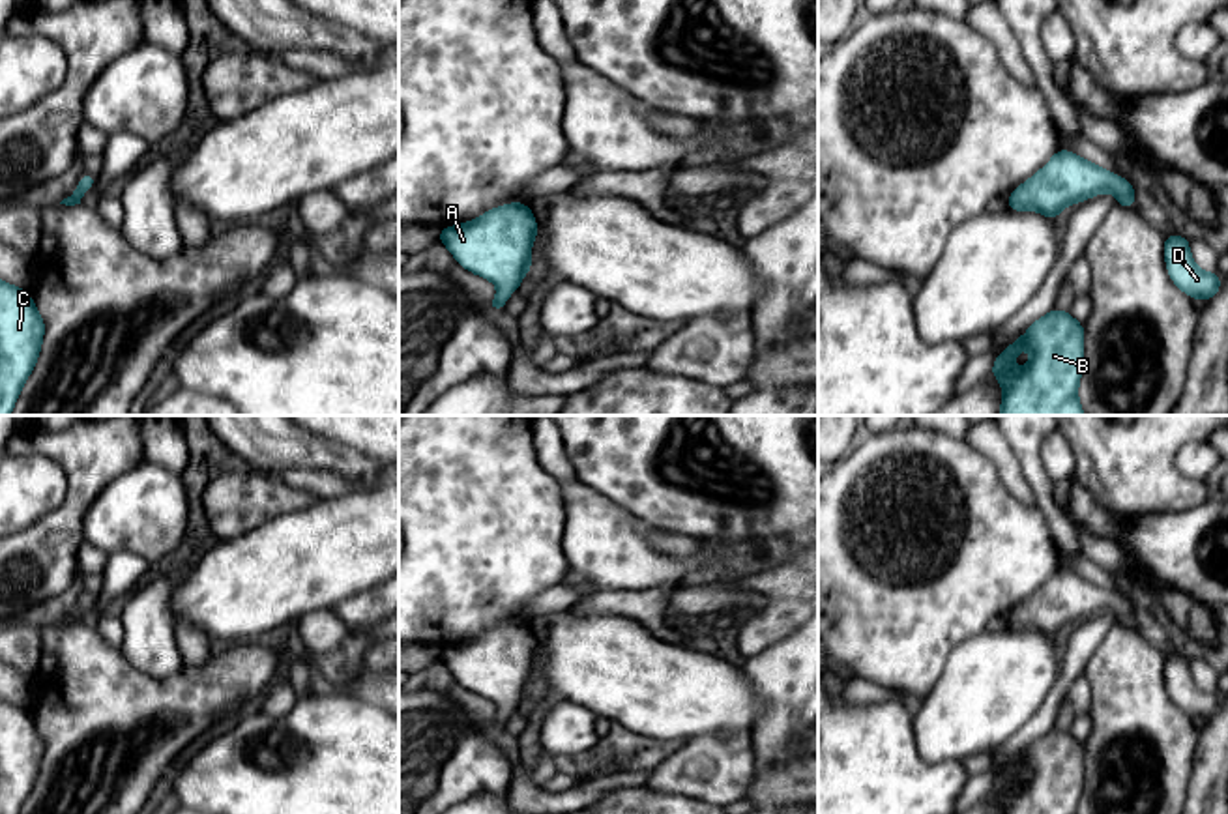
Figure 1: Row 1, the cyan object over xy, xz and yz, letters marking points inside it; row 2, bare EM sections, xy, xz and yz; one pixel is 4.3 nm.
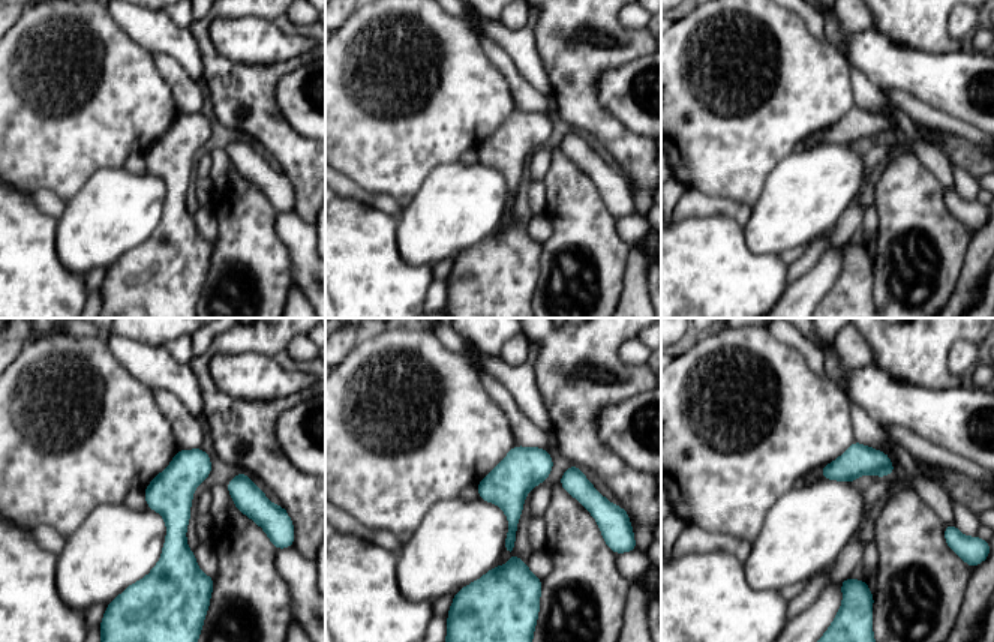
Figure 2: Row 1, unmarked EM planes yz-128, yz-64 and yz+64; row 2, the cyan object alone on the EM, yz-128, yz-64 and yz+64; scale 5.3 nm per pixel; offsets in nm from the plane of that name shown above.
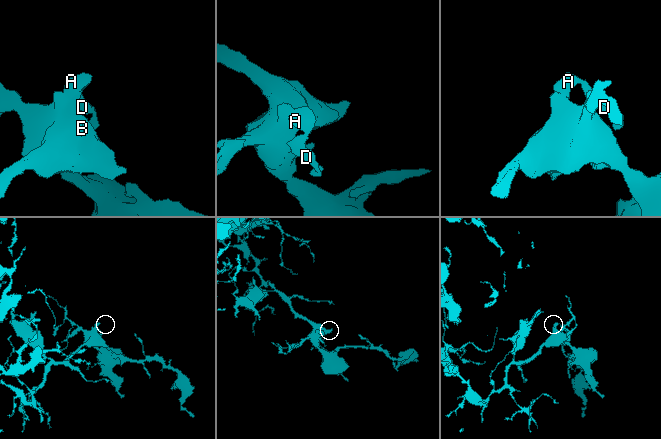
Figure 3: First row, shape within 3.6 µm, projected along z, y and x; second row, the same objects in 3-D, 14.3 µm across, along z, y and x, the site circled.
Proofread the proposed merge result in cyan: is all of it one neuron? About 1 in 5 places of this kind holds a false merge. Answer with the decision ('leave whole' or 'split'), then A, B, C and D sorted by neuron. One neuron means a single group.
leave whole; groups A B C D

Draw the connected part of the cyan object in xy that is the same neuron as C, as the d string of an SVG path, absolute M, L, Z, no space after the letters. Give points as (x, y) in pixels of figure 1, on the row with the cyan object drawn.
M0 279L0 415L9 415L32 374L43 342L45 322L30 292Z

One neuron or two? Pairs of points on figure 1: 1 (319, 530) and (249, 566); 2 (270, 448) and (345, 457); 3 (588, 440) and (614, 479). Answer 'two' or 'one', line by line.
1: one
2: one
3: one

